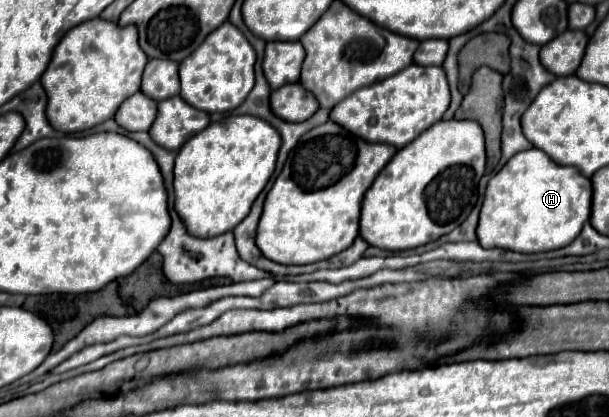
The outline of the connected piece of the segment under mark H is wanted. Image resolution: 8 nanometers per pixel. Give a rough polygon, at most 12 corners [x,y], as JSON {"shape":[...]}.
{"shape":[[542,150],[512,156],[486,186],[484,248],[568,246],[592,184]]}

